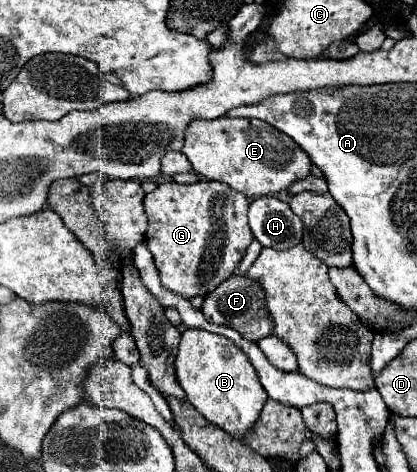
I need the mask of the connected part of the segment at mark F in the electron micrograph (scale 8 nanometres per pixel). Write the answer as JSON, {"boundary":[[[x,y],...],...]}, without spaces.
{"boundary":[[[229,277],[227,281],[223,281],[223,285],[219,285],[215,291],[211,291],[205,297],[201,311],[209,323],[235,327],[235,331],[239,331],[245,339],[259,341],[273,331],[273,321],[271,321],[271,317],[267,313],[267,305],[263,301],[265,301],[263,291],[255,283],[251,283],[245,277]]]}

